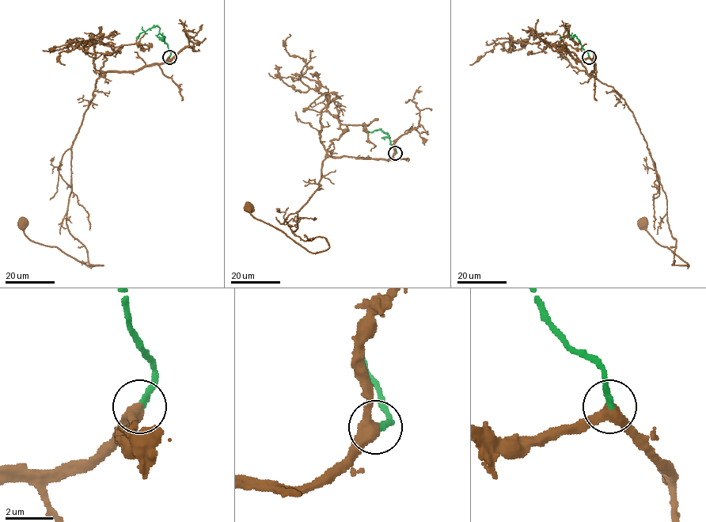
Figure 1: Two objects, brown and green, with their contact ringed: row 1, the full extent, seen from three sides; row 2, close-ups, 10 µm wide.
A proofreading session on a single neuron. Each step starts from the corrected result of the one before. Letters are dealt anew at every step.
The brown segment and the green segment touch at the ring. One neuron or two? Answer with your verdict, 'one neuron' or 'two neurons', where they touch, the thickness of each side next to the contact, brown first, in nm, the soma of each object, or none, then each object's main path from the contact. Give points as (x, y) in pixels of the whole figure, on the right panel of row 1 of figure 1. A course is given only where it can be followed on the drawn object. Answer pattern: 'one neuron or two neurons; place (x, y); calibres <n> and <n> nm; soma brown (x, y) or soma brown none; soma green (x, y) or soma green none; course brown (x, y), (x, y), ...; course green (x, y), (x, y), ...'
one neuron; place (589, 57); calibres 460 and 260 nm; soma brown (643, 223); soma green none; course brown (589, 57), (591, 74), (633, 114), (665, 193), (676, 241), (672, 264), (688, 265), (642, 224); course green (589, 57), (579, 40), (571, 36), (567, 27), (567, 33), (560, 38)

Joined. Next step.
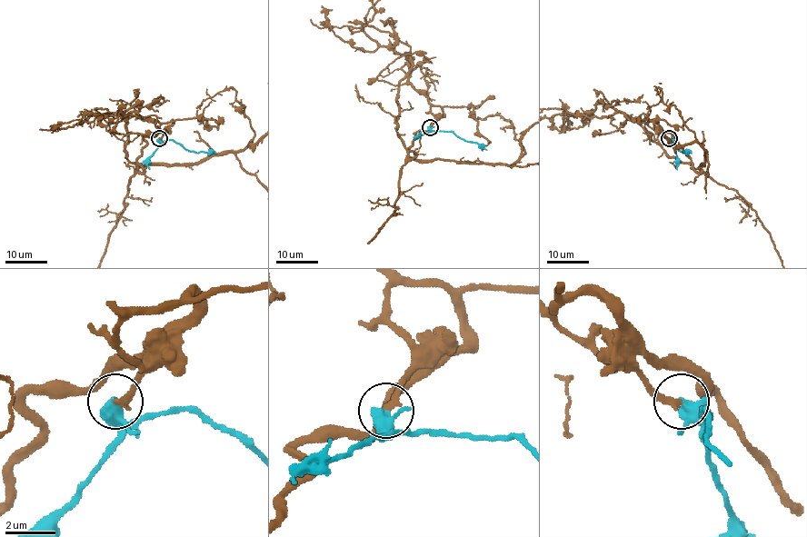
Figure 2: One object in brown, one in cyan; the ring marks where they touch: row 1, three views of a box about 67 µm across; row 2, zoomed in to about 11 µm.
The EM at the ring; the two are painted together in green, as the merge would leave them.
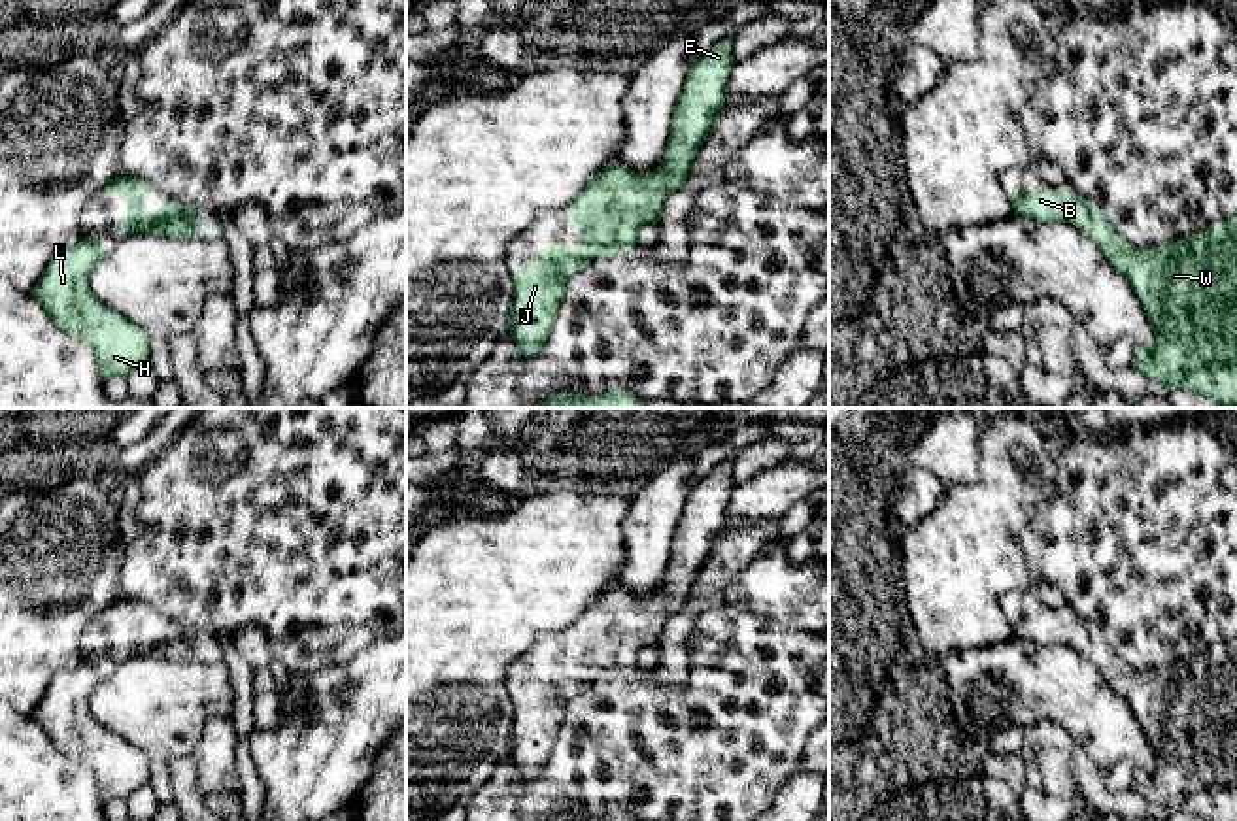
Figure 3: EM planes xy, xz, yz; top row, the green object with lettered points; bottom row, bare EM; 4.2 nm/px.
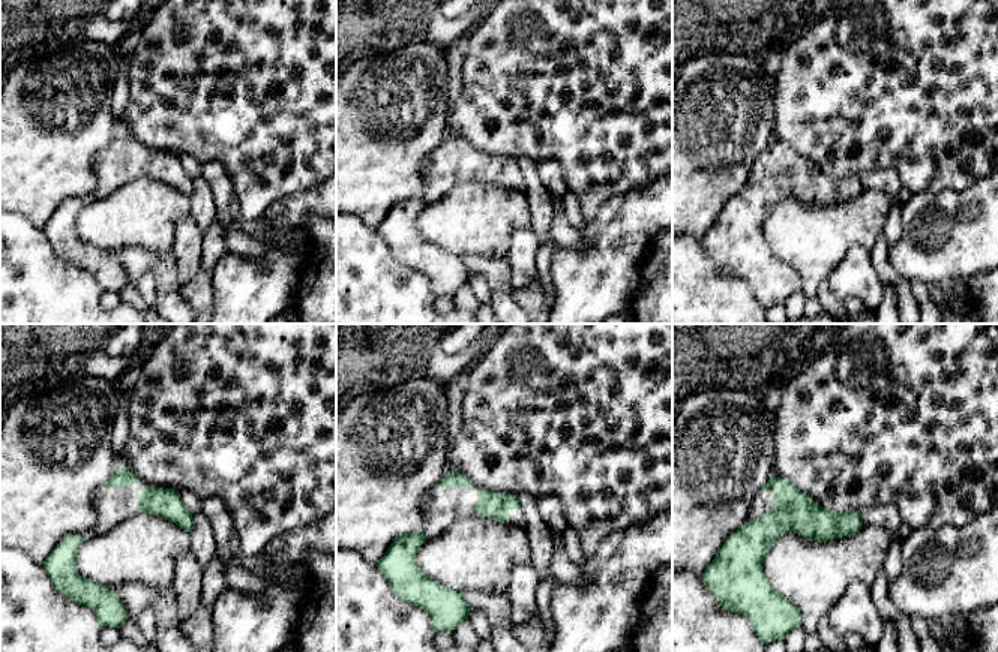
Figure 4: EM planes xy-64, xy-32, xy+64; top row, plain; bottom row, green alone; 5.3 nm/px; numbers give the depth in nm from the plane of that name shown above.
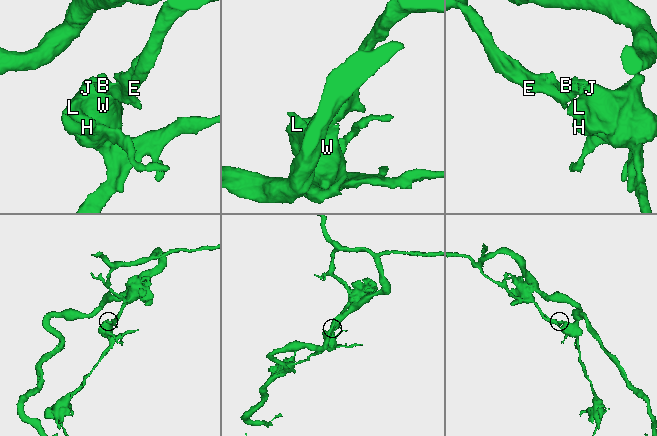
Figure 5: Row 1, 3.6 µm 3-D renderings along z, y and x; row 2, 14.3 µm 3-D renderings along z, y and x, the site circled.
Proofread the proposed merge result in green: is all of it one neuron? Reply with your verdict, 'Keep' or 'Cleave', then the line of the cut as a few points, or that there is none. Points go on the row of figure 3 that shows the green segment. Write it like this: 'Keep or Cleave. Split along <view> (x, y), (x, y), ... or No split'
Keep. No split

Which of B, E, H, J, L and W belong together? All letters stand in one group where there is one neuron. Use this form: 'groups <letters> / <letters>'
groups B E H J L W

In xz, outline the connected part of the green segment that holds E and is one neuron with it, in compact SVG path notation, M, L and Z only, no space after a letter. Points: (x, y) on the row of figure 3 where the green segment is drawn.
M731 40L718 42L704 57L691 62L678 102L672 111L670 134L661 164L650 174L635 174L616 160L597 172L580 194L568 204L570 219L580 230L582 245L551 243L538 251L534 262L523 264L512 277L514 310L510 336L523 357L533 355L548 340L559 304L565 298L567 281L589 260L627 249L638 242L642 225L659 223L669 194L686 183L689 166L712 132L714 113L725 104L725 89L733 68Z

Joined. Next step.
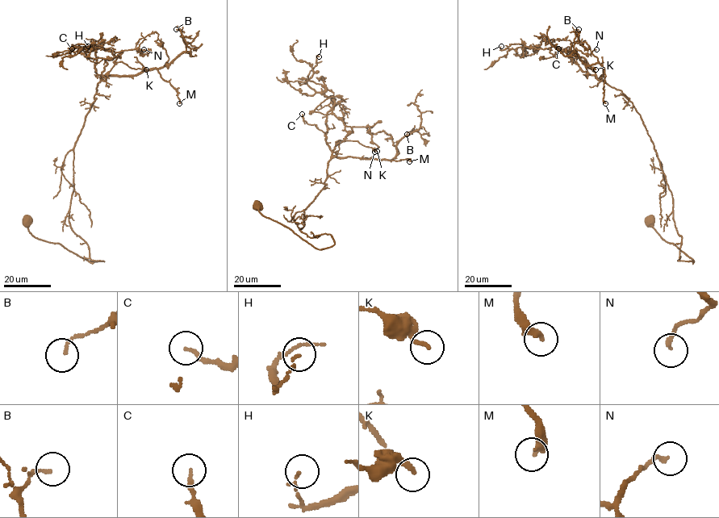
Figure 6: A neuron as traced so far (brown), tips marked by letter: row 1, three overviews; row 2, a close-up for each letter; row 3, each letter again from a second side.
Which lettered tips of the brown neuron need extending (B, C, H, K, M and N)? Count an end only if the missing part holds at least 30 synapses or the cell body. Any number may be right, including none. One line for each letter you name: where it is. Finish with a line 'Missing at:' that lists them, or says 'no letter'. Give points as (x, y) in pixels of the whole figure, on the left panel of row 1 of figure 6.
M: place (179, 103)
Missing at: M

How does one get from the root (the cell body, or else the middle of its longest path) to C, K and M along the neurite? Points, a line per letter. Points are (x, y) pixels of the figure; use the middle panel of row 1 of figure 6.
C: (255, 205), (318, 248), (334, 244), (299, 229), (332, 155), (302, 114)
K: (255, 205), (315, 248), (331, 247), (329, 234), (299, 229), (336, 142), (347, 135), (377, 151)
M: (255, 205), (328, 248), (329, 234), (299, 229), (328, 160), (409, 161)

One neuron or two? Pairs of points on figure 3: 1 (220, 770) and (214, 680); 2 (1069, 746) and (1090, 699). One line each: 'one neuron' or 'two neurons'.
1: two neurons
2: two neurons

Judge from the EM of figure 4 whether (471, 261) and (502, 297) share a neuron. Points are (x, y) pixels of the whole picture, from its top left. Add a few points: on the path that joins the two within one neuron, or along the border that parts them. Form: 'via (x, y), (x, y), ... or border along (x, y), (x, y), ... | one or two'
via (482, 266), (500, 287) | one

